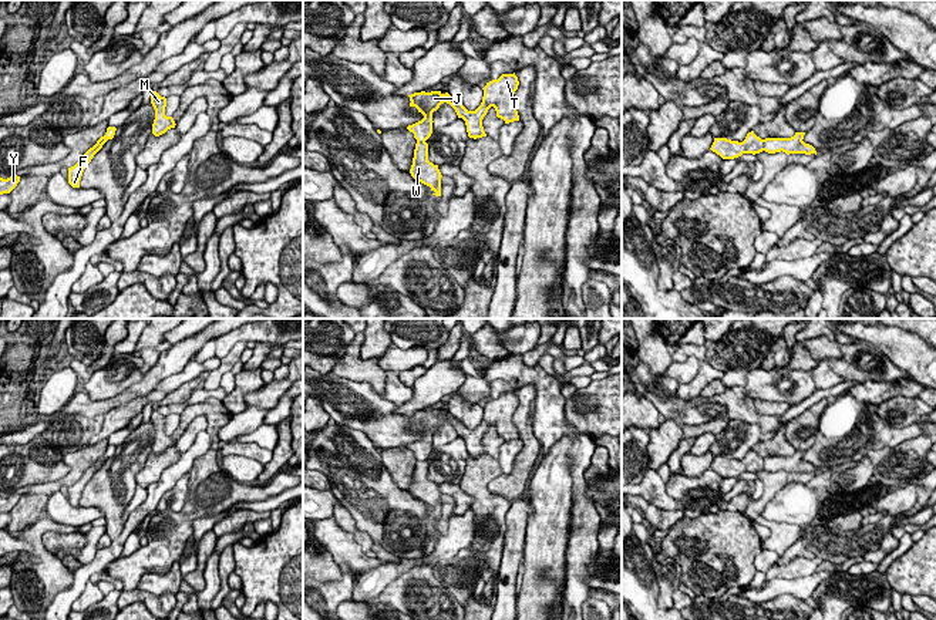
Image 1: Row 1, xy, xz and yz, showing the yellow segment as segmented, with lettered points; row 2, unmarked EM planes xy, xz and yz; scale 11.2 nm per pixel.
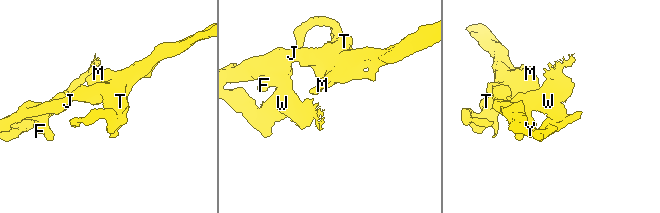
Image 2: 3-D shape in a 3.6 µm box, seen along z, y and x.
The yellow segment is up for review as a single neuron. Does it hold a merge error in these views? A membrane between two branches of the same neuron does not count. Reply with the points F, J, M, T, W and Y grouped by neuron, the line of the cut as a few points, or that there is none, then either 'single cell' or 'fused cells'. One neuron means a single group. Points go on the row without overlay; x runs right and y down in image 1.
groups F J M T Y / W; cut yz (763, 458), (764, 468); fused cells

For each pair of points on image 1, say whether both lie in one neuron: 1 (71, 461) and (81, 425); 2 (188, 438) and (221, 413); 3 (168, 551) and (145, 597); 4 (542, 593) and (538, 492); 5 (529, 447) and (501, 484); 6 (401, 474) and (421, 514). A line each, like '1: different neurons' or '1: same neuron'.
1: different neurons
2: different neurons
3: different neurons
4: same neuron
5: same neuron
6: different neurons

